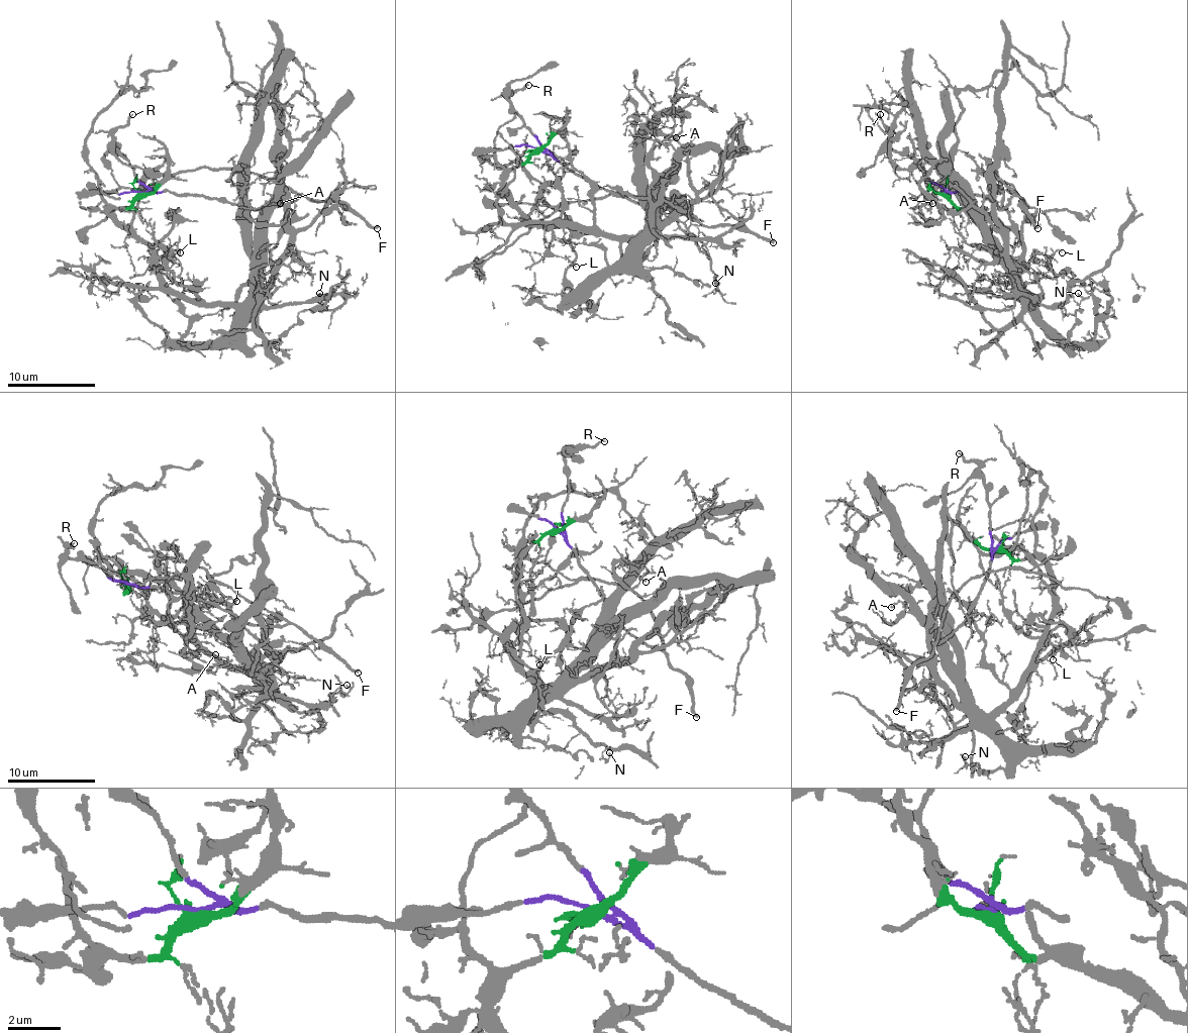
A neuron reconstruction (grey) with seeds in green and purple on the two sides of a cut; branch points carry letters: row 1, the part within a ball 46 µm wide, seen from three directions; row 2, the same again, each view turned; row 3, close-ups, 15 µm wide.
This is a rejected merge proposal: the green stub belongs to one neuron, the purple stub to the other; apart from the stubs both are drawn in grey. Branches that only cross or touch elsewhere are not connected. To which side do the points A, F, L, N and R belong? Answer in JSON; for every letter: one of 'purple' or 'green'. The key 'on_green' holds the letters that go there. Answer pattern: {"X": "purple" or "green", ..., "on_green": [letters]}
{"A": "green", "F": "purple", "L": "green", "N": "green", "R": "purple", "on_green": ["A", "L", "N"]}

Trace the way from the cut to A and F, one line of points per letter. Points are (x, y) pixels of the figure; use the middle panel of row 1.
A: (537, 148), (529, 160), (547, 165), (562, 193), (554, 224), (636, 234), (646, 224), (639, 135), (677, 138)
F: (537, 148), (549, 151), (569, 169), (599, 187), (648, 204), (690, 213), (705, 226), (743, 226), (774, 241)

